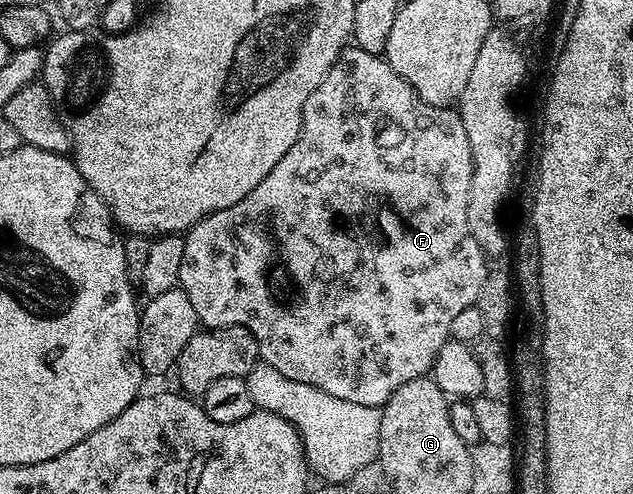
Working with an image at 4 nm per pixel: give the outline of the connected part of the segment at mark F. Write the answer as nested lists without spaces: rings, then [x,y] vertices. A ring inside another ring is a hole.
[[[346,46],[339,54],[335,66],[331,66],[331,70],[327,70],[327,78],[323,78],[323,82],[319,82],[319,87],[307,98],[307,102],[301,111],[301,133],[297,135],[295,146],[291,146],[291,150],[287,150],[287,154],[283,154],[283,158],[279,158],[279,162],[275,162],[275,170],[271,170],[271,174],[267,174],[267,178],[263,178],[263,182],[259,182],[259,186],[255,186],[255,190],[251,190],[251,194],[247,194],[247,198],[235,202],[235,206],[231,206],[227,210],[219,210],[218,212],[212,212],[210,216],[204,216],[195,227],[184,233],[185,245],[183,246],[183,266],[179,266],[179,286],[187,294],[187,298],[191,298],[191,306],[195,306],[198,325],[204,326],[206,329],[230,328],[231,326],[246,328],[257,339],[258,357],[264,363],[275,366],[275,370],[279,370],[279,374],[283,374],[283,378],[295,382],[307,382],[327,394],[335,394],[335,398],[343,398],[343,402],[359,402],[359,406],[381,408],[389,401],[391,394],[395,394],[395,390],[399,390],[399,386],[404,386],[405,383],[411,382],[415,378],[429,376],[432,373],[433,363],[439,354],[439,350],[443,350],[443,346],[451,338],[449,331],[451,330],[451,322],[455,319],[455,314],[460,313],[467,307],[476,305],[480,298],[480,291],[483,288],[483,282],[489,272],[490,265],[485,264],[487,254],[479,246],[479,242],[475,242],[475,234],[471,234],[471,226],[467,222],[467,198],[471,194],[472,173],[471,142],[467,142],[467,130],[463,130],[460,115],[452,107],[440,108],[423,102],[423,98],[419,98],[419,94],[415,94],[411,85],[403,78],[399,78],[399,74],[395,74],[395,70],[391,70],[391,66],[385,60],[384,55],[367,54],[367,50],[362,48]],[[269,232],[273,235],[274,242],[277,243],[277,252],[281,255],[281,260],[285,263],[285,268],[289,271],[289,276],[293,279],[298,294],[301,295],[301,301],[294,308],[280,308],[273,301],[272,294],[269,293],[269,259],[273,256],[273,240],[269,237]]]

